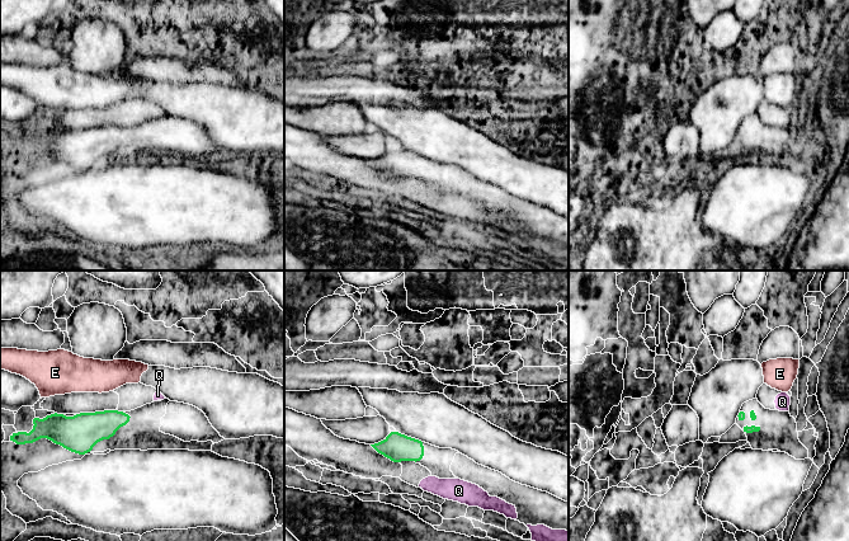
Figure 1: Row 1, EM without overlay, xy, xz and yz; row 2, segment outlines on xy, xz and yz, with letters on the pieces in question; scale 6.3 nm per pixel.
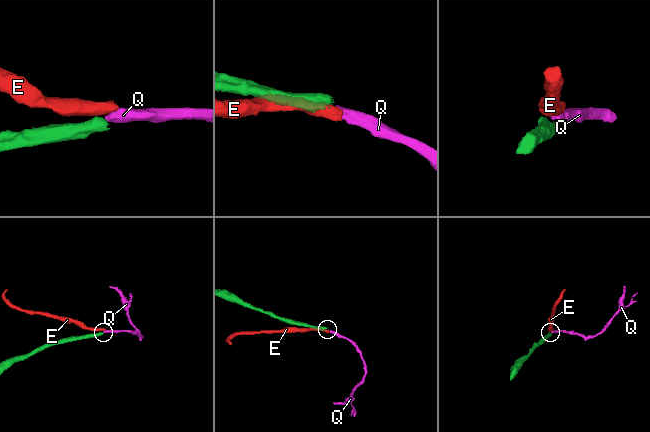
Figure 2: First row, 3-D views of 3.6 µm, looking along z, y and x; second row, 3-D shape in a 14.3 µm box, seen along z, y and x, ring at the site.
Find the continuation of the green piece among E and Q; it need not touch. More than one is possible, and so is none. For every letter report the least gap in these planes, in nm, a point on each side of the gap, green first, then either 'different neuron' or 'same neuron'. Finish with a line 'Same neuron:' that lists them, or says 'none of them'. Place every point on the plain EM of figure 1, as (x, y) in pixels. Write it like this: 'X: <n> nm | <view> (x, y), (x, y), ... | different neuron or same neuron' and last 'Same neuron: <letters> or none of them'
E: 110 nm | xy (55, 128), (48, 112) | different neuron
Q: 120 nm | xz (419, 175), (428, 192) | different neuron
Same neuron: none of them

